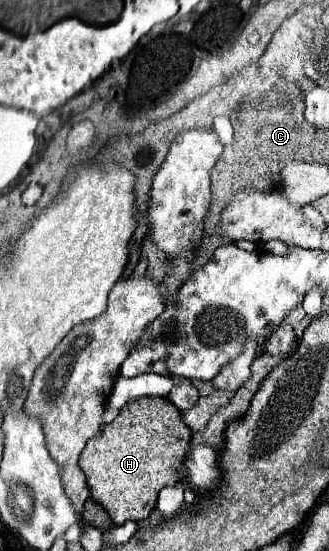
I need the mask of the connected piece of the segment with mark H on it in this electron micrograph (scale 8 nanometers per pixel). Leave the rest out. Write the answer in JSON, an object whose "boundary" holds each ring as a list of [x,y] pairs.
{"boundary":[[[168,399],[130,401],[112,423],[104,425],[102,435],[92,437],[82,451],[80,465],[86,473],[92,499],[110,513],[116,525],[146,519],[156,507],[160,489],[178,483],[178,469],[190,439],[192,431],[182,421],[180,409]]]}

